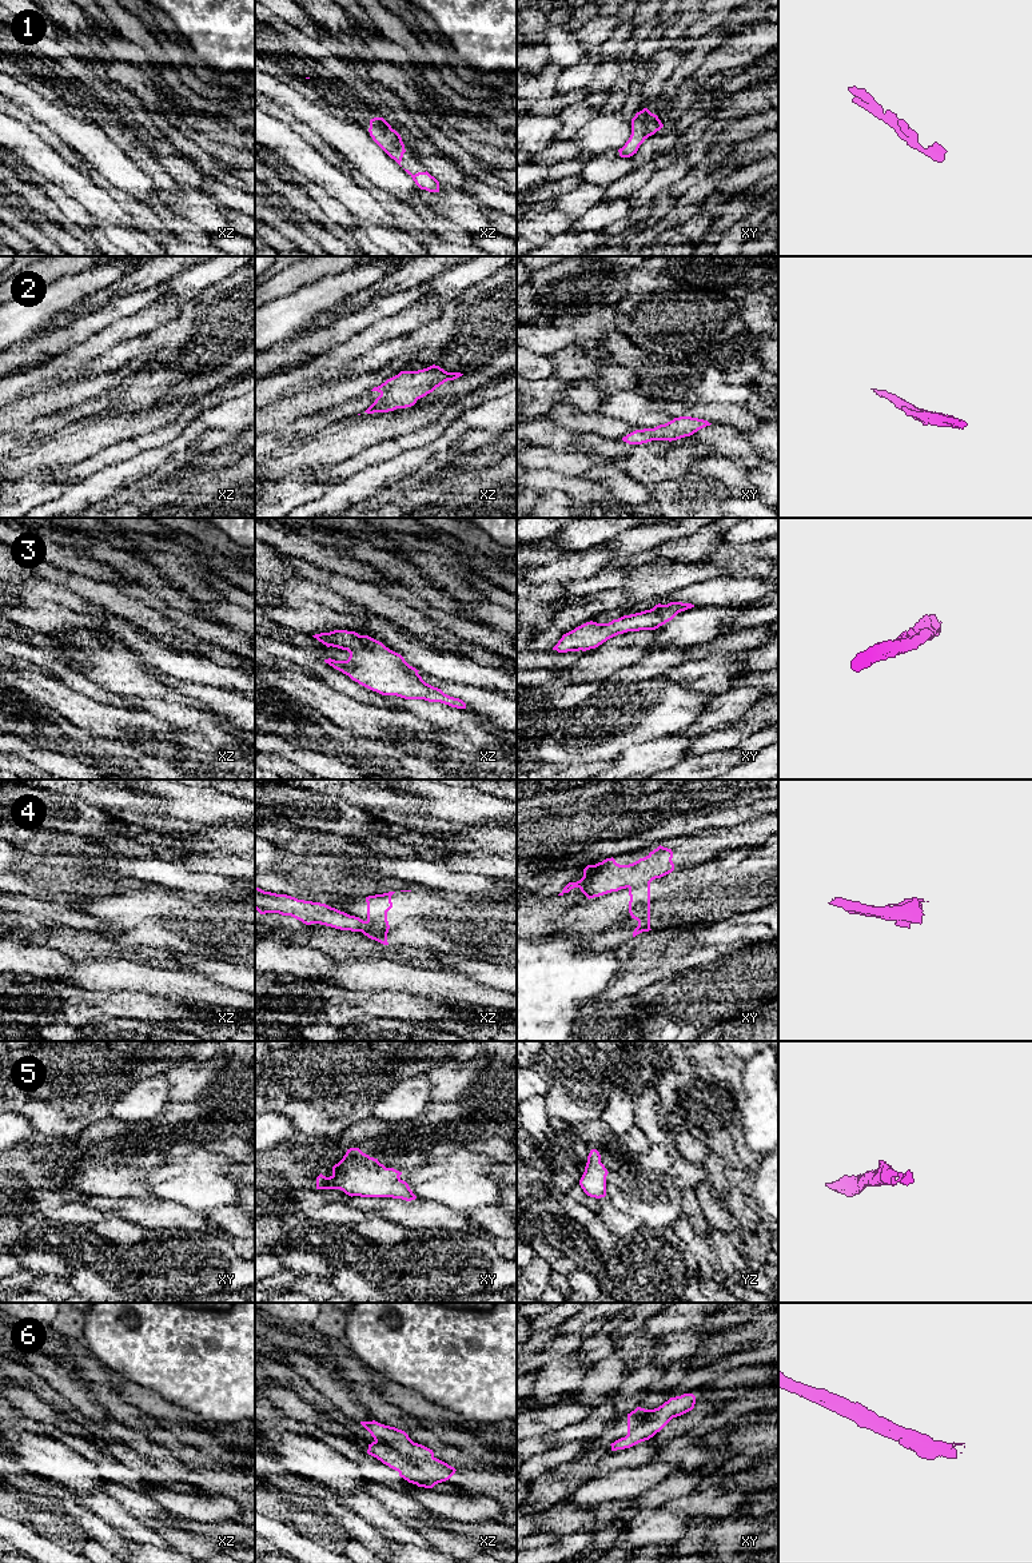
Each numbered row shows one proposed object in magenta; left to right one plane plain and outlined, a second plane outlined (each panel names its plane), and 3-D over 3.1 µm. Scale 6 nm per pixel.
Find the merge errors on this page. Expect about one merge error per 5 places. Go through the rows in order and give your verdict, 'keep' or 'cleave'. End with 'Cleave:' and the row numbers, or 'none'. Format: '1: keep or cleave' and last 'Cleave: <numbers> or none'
1: keep
2: keep
3: keep
4: cleave
5: keep
6: keep
Cleave: 4

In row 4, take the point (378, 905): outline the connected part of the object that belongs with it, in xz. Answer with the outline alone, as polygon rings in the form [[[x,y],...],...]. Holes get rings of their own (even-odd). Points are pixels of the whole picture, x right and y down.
[[[389,892],[366,897],[367,921],[374,926],[362,930],[362,933],[368,938],[375,940],[383,945],[389,945],[387,933],[390,925],[387,921],[387,912],[393,908],[391,896],[394,893],[395,892]]]

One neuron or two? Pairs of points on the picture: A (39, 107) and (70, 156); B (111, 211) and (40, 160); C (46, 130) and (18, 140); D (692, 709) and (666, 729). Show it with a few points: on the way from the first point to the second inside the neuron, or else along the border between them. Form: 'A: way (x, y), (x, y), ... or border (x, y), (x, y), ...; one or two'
A: border (66, 143), (90, 164); two
B: way (94, 199), (58, 171); one
C: border (14, 118), (59, 154); two
D: way (689, 717), (680, 729), (674, 730); one

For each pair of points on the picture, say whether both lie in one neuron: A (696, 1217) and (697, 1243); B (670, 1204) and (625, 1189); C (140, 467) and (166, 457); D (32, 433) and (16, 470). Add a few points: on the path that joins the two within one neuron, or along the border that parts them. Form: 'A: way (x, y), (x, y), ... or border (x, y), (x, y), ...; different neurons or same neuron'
A: border (684, 1215), (690, 1225), (705, 1237); different neurons
B: way (660, 1203), (650, 1203), (636, 1191); same neuron
C: way (147, 463), (159, 461); same neuron
D: border (55, 430), (14, 453); different neurons

